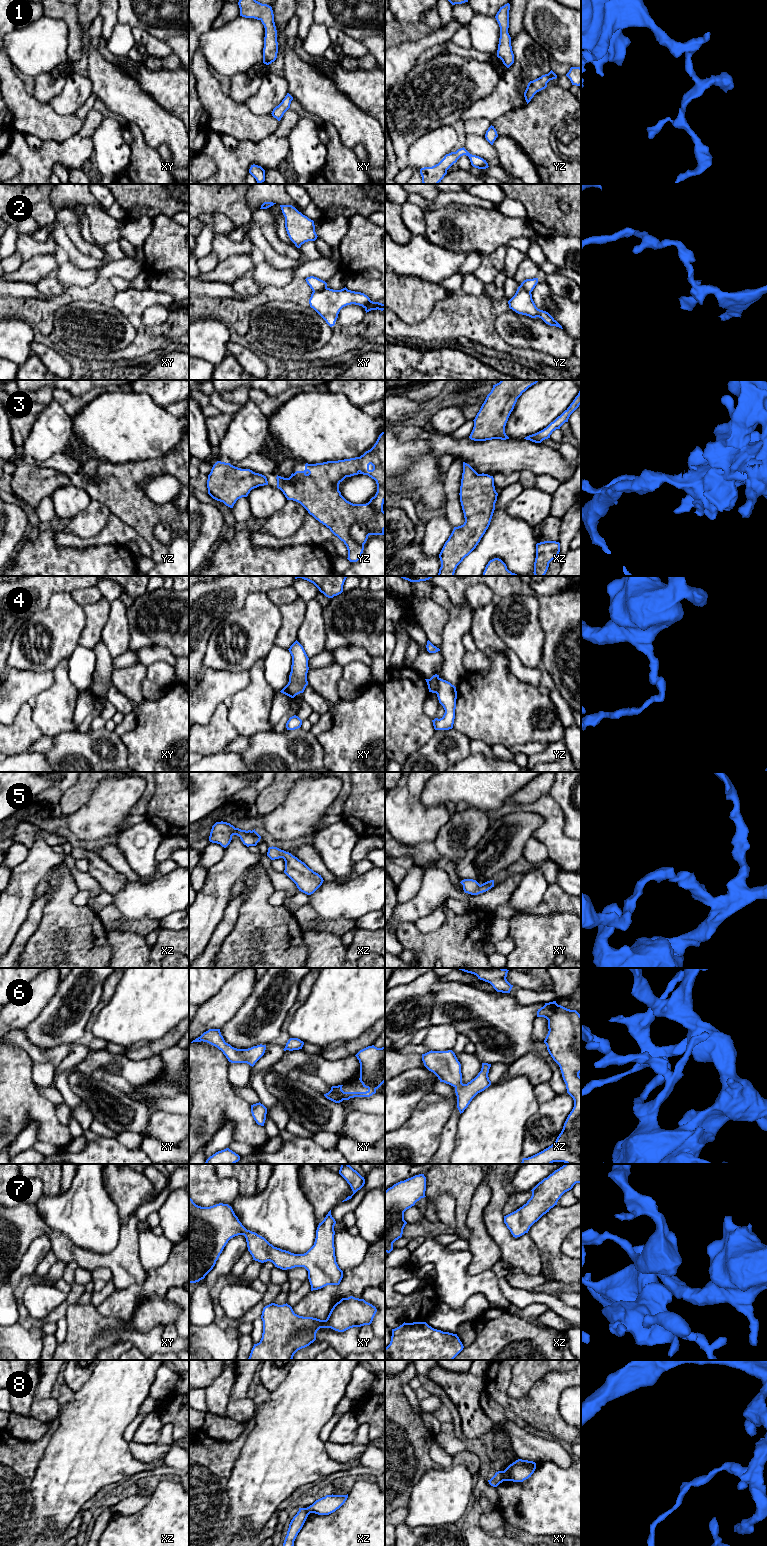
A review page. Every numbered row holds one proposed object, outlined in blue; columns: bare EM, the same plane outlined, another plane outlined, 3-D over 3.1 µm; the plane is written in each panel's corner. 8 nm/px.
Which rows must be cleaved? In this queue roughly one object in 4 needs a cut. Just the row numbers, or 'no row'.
2, 4, 8

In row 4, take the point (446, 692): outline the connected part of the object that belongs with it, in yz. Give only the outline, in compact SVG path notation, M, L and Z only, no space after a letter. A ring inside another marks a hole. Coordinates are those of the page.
M439 678L437 697L445 713L442 718L432 720L435 730L449 730L453 728L455 719L457 691L450 682Z

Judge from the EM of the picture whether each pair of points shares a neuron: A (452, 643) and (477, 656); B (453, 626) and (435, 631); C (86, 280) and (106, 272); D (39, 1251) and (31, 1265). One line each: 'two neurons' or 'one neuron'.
A: two neurons
B: two neurons
C: two neurons
D: one neuron

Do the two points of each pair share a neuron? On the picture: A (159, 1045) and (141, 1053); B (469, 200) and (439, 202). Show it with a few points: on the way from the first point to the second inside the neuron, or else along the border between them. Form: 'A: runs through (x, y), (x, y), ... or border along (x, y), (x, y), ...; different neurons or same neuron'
A: runs through (155, 1048), (145, 1052); same neuron
B: runs through (462, 198), (446, 198); same neuron

